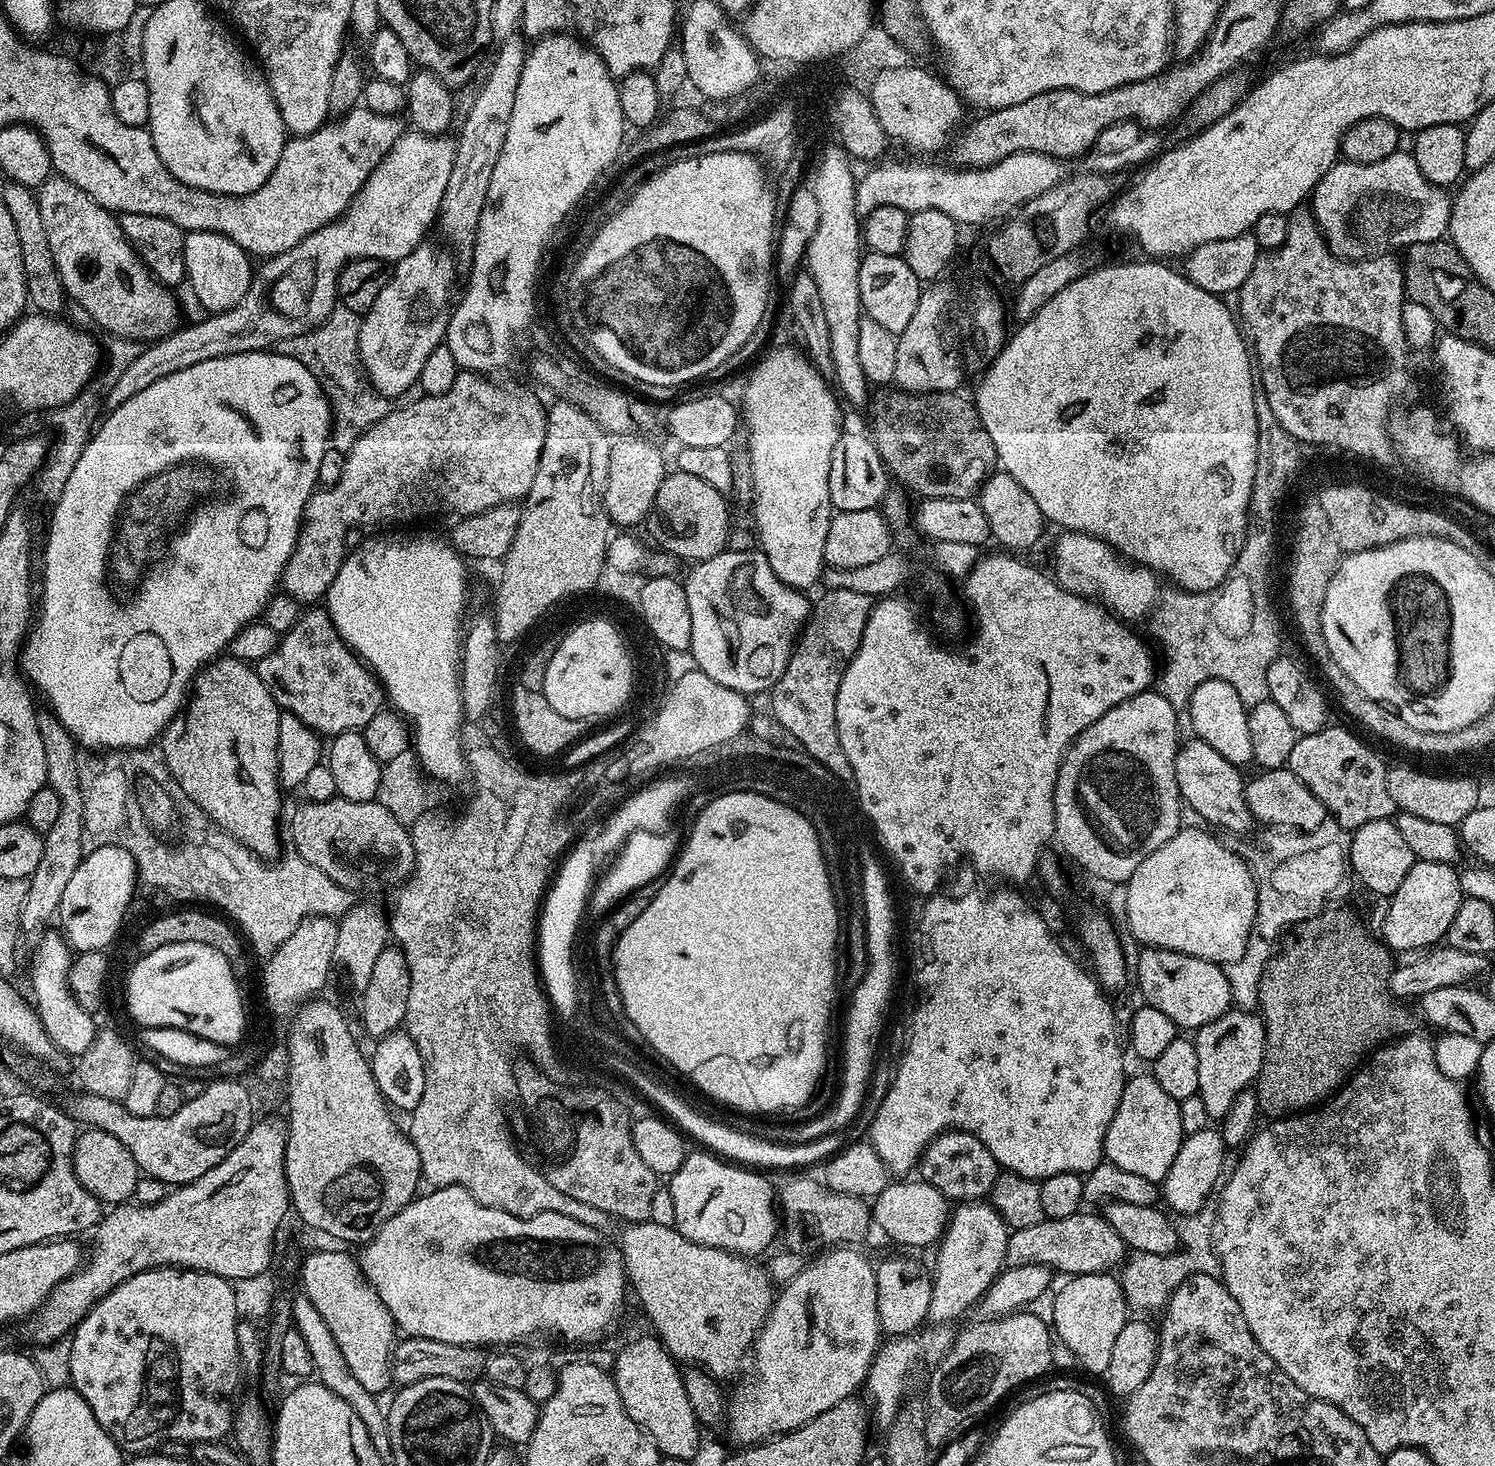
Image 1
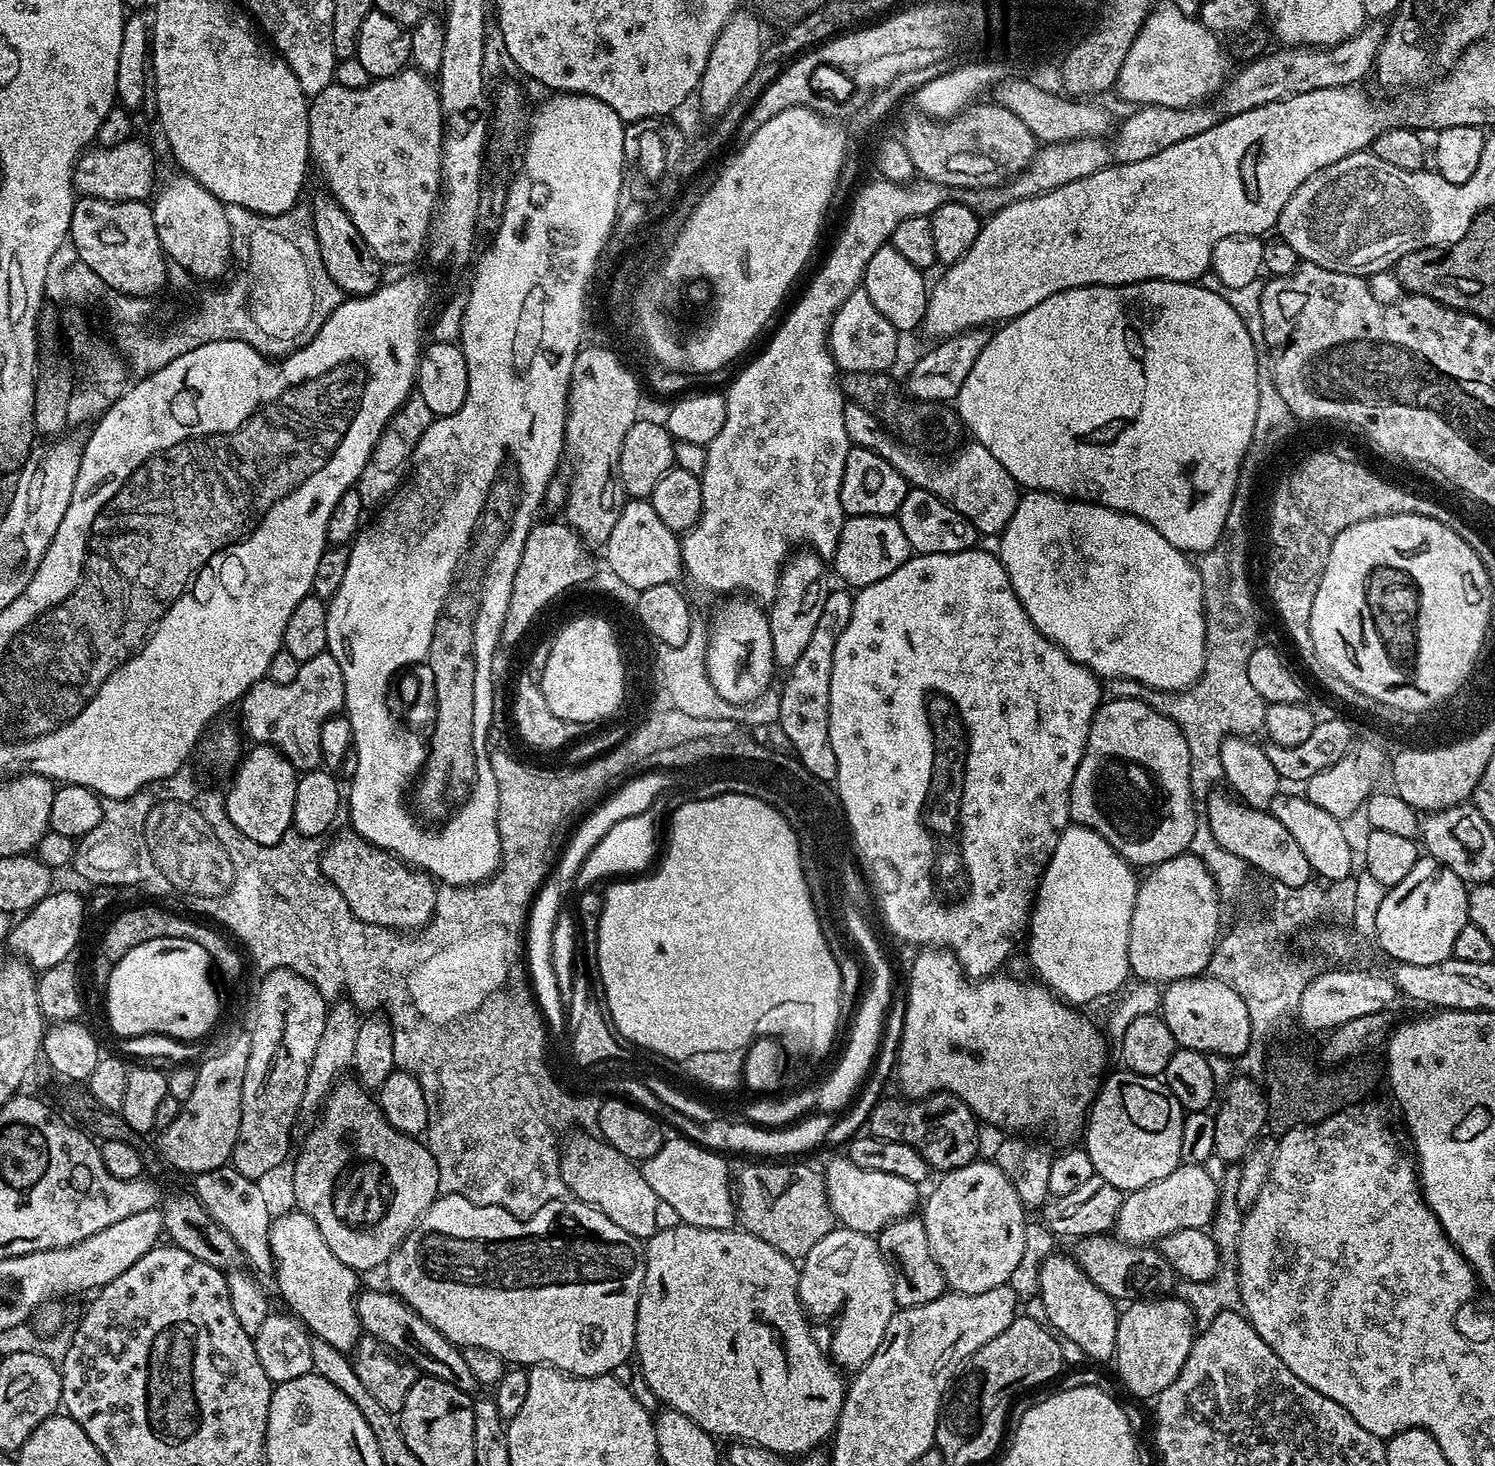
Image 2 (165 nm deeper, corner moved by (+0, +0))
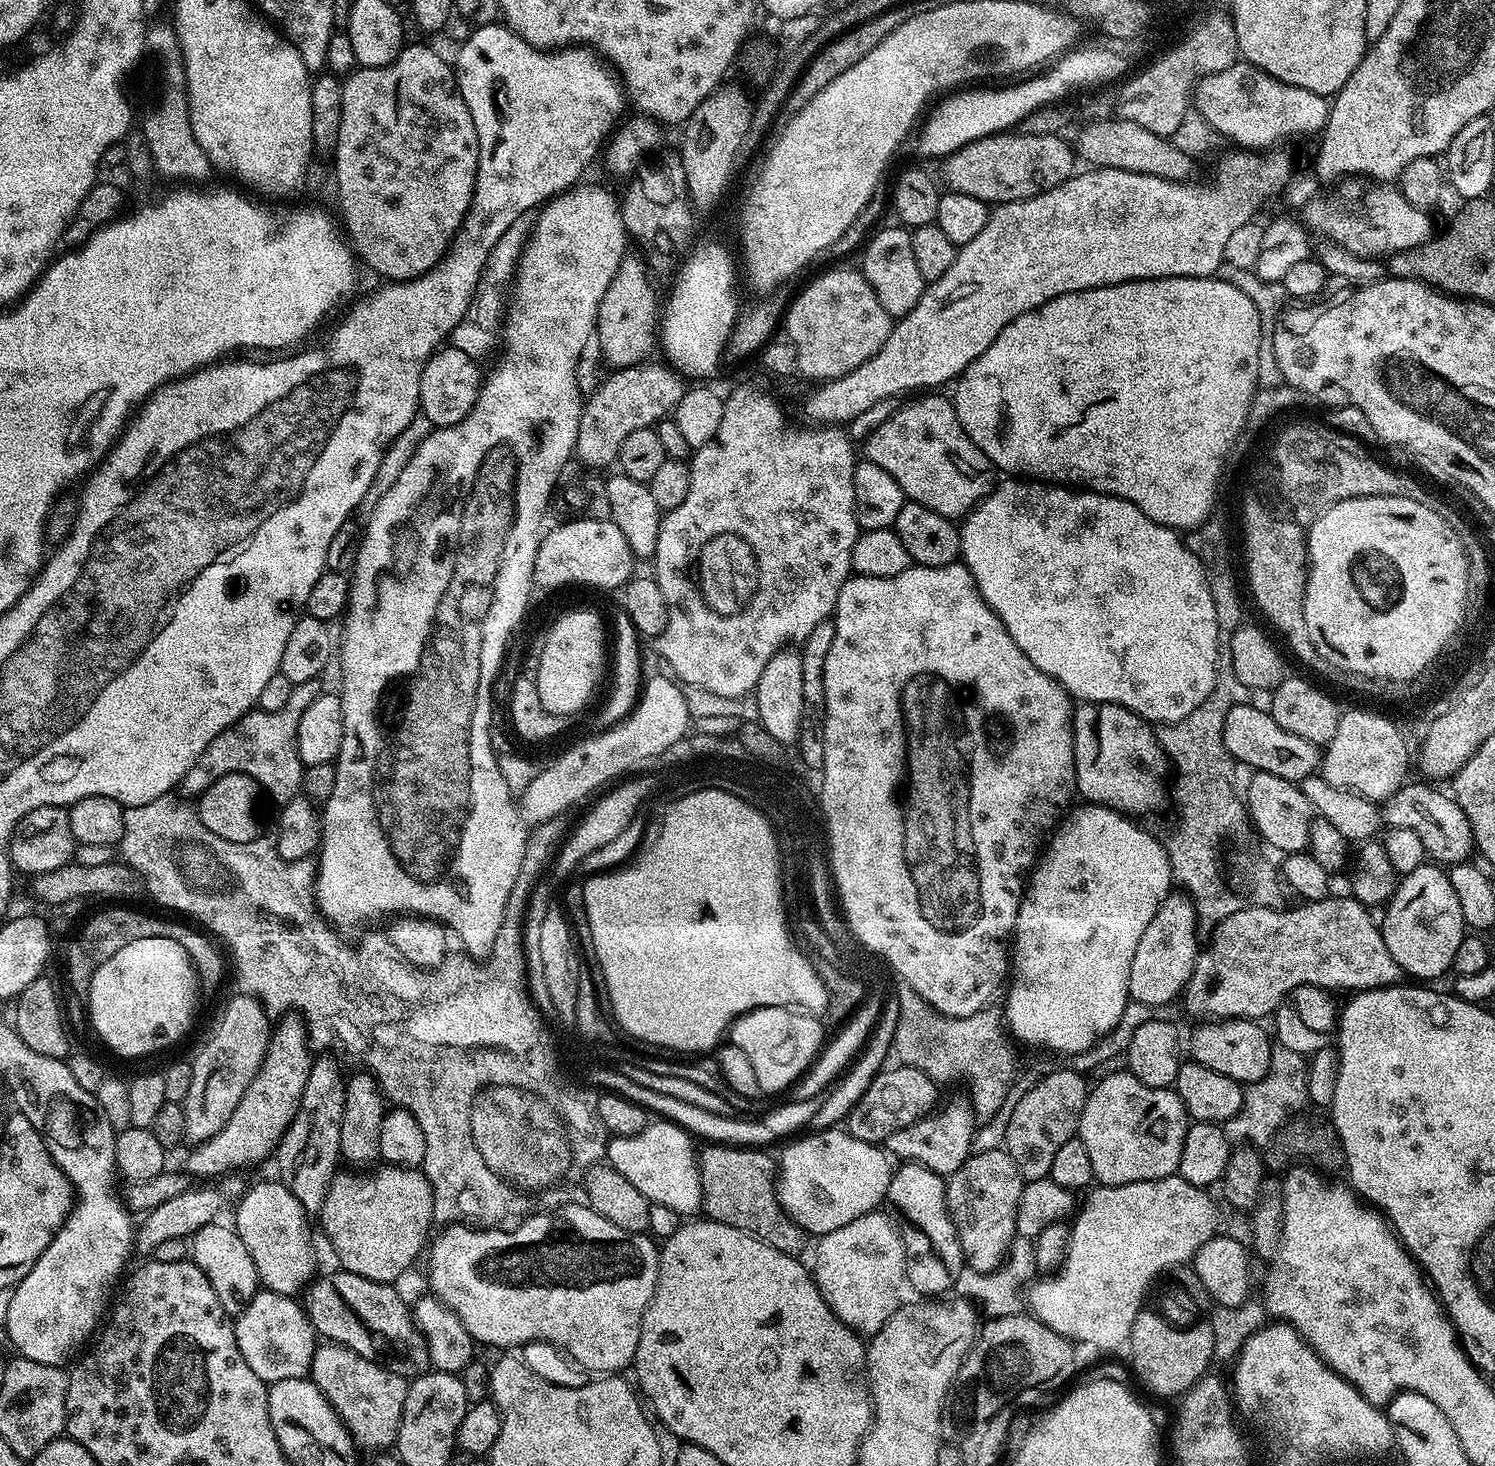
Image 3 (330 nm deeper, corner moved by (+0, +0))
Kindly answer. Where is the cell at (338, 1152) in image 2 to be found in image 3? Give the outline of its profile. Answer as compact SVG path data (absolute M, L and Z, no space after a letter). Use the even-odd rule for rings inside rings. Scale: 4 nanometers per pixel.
M387 1162L379 1166L381 1168L372 1166L367 1170L352 1170L356 1172L341 1171L333 1176L318 1219L329 1246L336 1251L336 1256L340 1259L339 1267L343 1271L370 1278L379 1284L392 1284L419 1258L420 1251L422 1256L429 1243L428 1231L434 1228L434 1198L430 1182L423 1171Z

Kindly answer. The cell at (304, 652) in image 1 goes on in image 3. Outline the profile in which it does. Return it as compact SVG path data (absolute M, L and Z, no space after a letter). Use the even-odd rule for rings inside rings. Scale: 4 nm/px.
M314 679L305 684L297 684L286 706L280 710L253 710L231 728L222 730L222 734L218 734L218 738L214 738L214 742L202 750L198 762L194 762L194 766L185 774L182 781L182 789L185 790L183 793L190 798L199 797L200 793L228 772L241 772L254 778L267 795L269 792L277 800L277 805L288 804L301 795L306 766L298 754L298 722L302 722L302 714L310 702L321 696L320 683L319 679Z

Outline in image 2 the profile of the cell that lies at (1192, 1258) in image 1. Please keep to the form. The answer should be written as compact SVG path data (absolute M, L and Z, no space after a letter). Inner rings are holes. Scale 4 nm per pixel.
M1228 1166L1223 1170L1225 1171L1224 1177L1221 1175L1218 1180L1216 1215L1212 1217L1210 1225L1210 1231L1218 1248L1222 1267L1212 1279L1206 1282L1190 1282L1181 1279L1174 1288L1175 1295L1190 1305L1197 1321L1200 1322L1213 1320L1218 1318L1218 1314L1240 1308L1240 1283L1238 1282L1238 1270L1236 1269L1236 1247L1238 1246L1238 1238L1242 1234L1245 1209L1238 1206L1239 1167Z

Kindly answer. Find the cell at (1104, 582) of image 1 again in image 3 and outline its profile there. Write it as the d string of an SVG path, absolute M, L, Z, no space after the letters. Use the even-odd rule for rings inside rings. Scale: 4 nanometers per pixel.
M1004 478L993 488L981 504L968 513L960 528L960 555L968 567L982 598L998 614L998 618L1010 630L1010 638L1018 642L1018 650L1042 670L1050 674L1068 691L1068 695L1080 702L1093 704L1121 704L1153 725L1173 724L1190 714L1199 704L1217 691L1216 655L1222 652L1222 633L1218 626L1218 614L1214 610L1214 598L1208 585L1208 574L1195 554L1188 549L1181 533L1151 520L1138 506L1117 496L1101 492L1073 490L1047 482L1033 482L1027 478Z

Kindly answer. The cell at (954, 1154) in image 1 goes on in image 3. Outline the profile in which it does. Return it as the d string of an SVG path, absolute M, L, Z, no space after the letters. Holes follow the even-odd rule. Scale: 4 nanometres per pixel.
M895 1067L880 1071L871 1082L869 1089L862 1094L862 1098L850 1110L846 1119L846 1130L854 1138L879 1145L890 1134L894 1134L894 1130L902 1130L914 1122L925 1119L931 1113L928 1111L932 1107L933 1109L937 1107L938 1084L935 1080L920 1069Z

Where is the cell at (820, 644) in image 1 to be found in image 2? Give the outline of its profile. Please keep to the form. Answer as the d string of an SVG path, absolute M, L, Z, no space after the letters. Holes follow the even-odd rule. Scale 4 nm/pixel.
M848 590L844 592L829 591L824 598L822 606L822 618L818 618L818 626L814 635L810 638L806 650L802 650L796 667L787 673L788 685L779 689L780 694L780 718L778 723L786 735L790 738L790 746L796 759L804 758L804 763L811 769L816 778L832 782L838 774L838 758L834 758L834 746L830 746L830 670L834 666L834 646L836 636L842 630L846 630L846 622L852 617L853 593Z

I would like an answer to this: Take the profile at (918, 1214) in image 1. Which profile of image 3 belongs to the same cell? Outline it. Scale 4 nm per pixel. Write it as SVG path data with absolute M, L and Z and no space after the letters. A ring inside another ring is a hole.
M839 1127L813 1131L809 1135L793 1139L793 1144L778 1156L778 1191L780 1205L784 1207L786 1215L805 1233L812 1235L813 1232L813 1237L819 1238L854 1222L854 1218L862 1218L867 1212L877 1211L885 1203L894 1164L883 1147L862 1142Z

